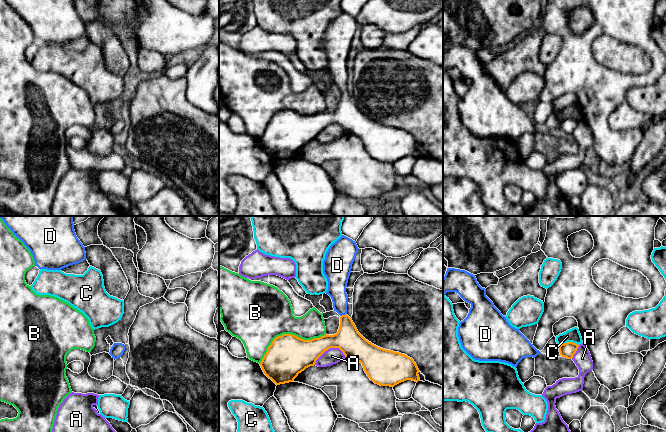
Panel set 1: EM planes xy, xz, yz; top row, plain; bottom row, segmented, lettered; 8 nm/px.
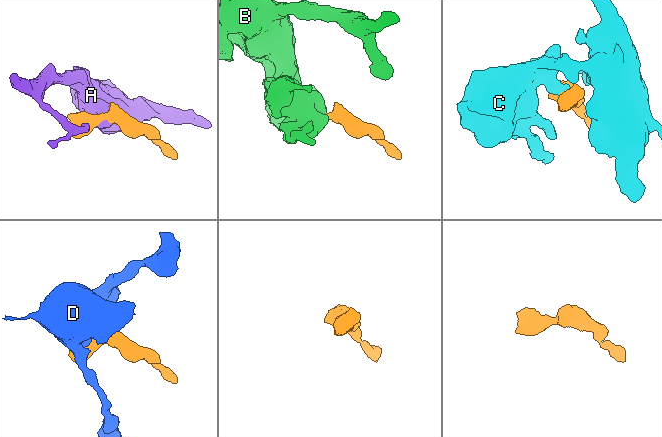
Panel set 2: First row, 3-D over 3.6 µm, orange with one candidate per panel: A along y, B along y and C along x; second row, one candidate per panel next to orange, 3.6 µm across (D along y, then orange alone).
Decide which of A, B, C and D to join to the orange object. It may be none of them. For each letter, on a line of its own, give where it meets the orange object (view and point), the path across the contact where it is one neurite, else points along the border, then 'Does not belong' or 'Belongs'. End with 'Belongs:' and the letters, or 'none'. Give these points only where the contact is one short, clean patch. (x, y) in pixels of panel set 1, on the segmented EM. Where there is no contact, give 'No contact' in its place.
A: Touches orange at xz (329, 348). Boundary: xz (346, 356), (338, 348), (328, 348), (314, 364). Does not belong
B: Touches orange at xz (288, 334). Does not belong
C: Touches orange at yz (568, 342). Boundary: yz (578, 344), (564, 342), (558, 345). Does not belong
D: Touches orange at xz (343, 315). Path across: xz (348, 339), (347, 326), (343, 315), (337, 285). Belongs
Belongs: D

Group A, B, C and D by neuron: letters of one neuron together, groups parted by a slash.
A / B / C / D

